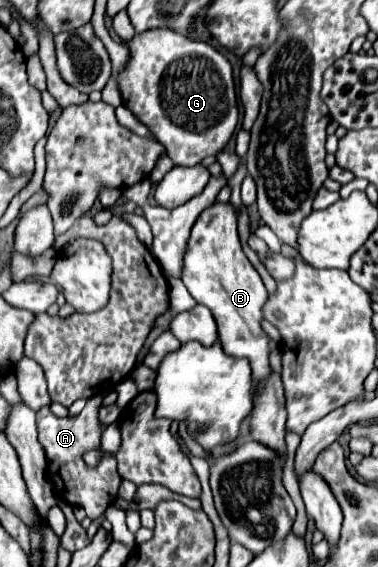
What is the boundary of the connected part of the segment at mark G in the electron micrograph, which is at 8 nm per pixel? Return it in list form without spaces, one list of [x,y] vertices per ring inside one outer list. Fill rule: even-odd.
[[[163,28],[143,32],[143,36],[135,34],[135,38],[127,46],[131,50],[131,58],[127,68],[119,74],[119,90],[123,96],[123,104],[165,146],[167,156],[177,166],[195,166],[203,158],[215,156],[219,150],[223,150],[239,122],[233,70],[229,60],[207,42],[179,36],[177,32],[167,32]]]

